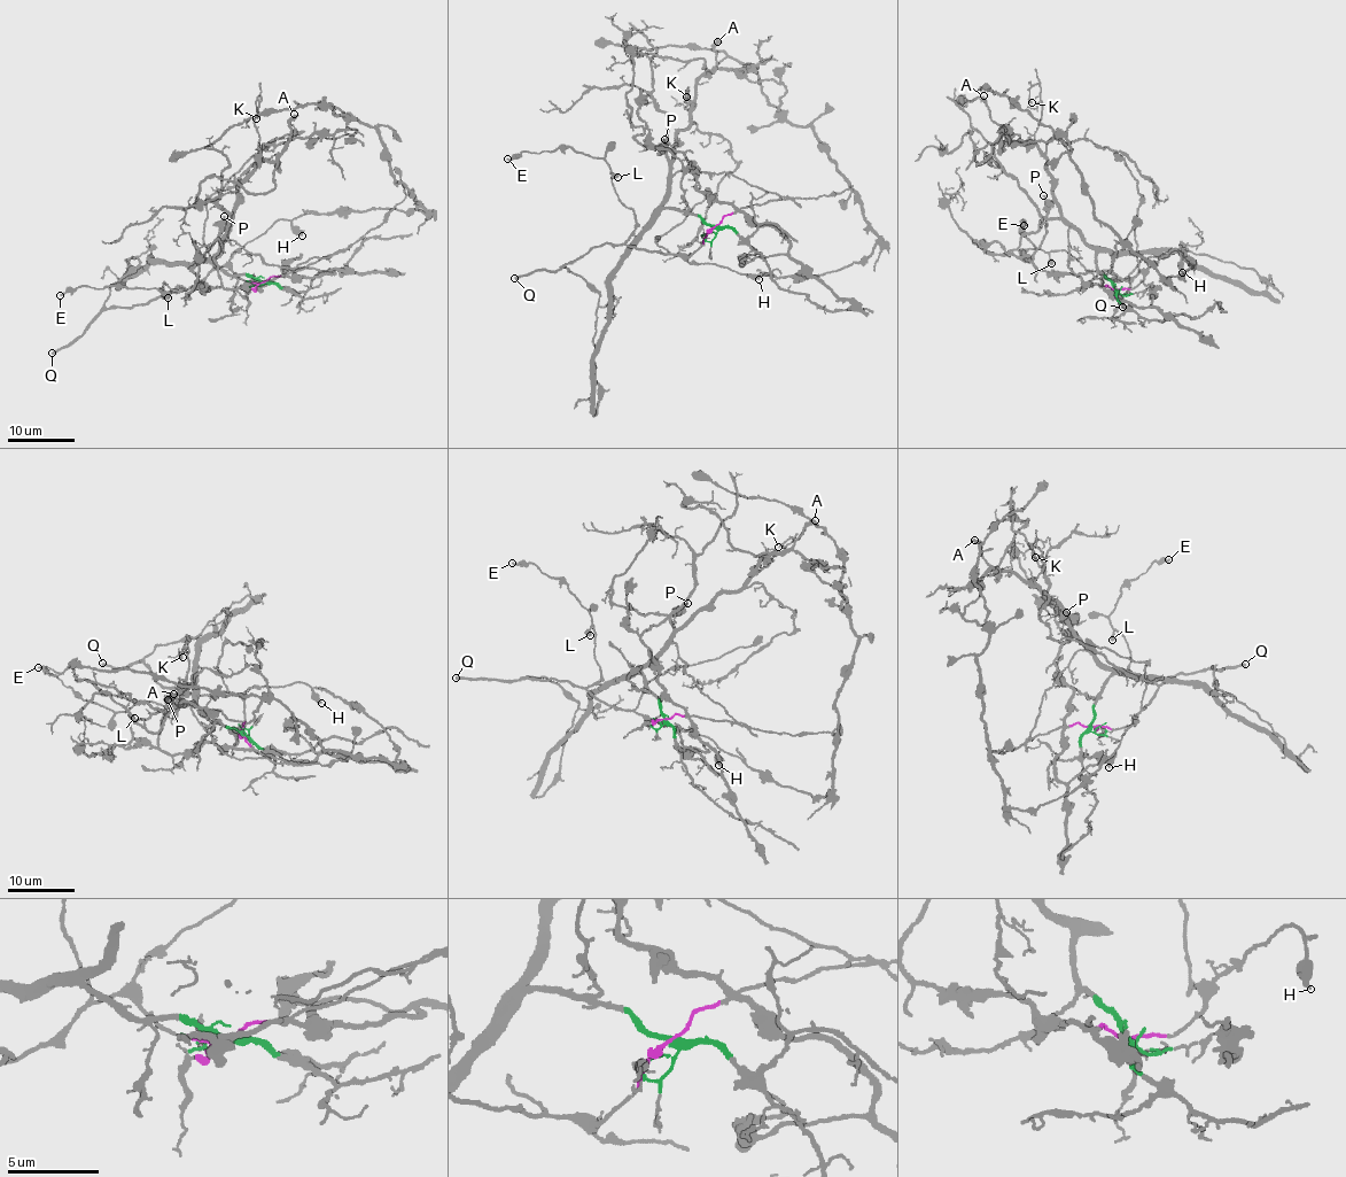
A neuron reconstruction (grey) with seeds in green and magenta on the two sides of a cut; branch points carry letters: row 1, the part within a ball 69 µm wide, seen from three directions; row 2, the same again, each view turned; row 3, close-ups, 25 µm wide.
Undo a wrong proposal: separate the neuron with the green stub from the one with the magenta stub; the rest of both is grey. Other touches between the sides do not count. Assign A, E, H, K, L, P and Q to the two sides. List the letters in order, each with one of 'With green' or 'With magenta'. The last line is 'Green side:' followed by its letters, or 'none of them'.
A: With green
E: With magenta
H: With magenta
K: With green
L: With magenta
P: With green
Q: With magenta
Green side: A, K, P

